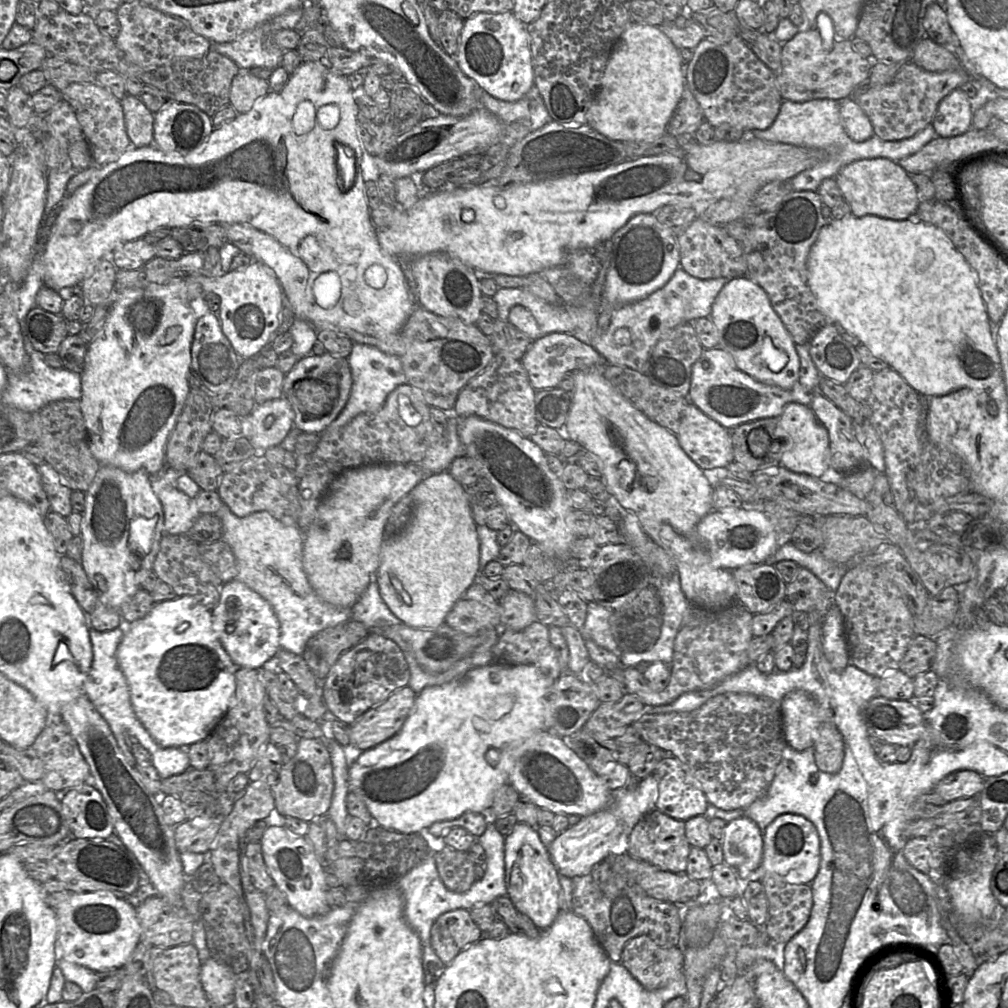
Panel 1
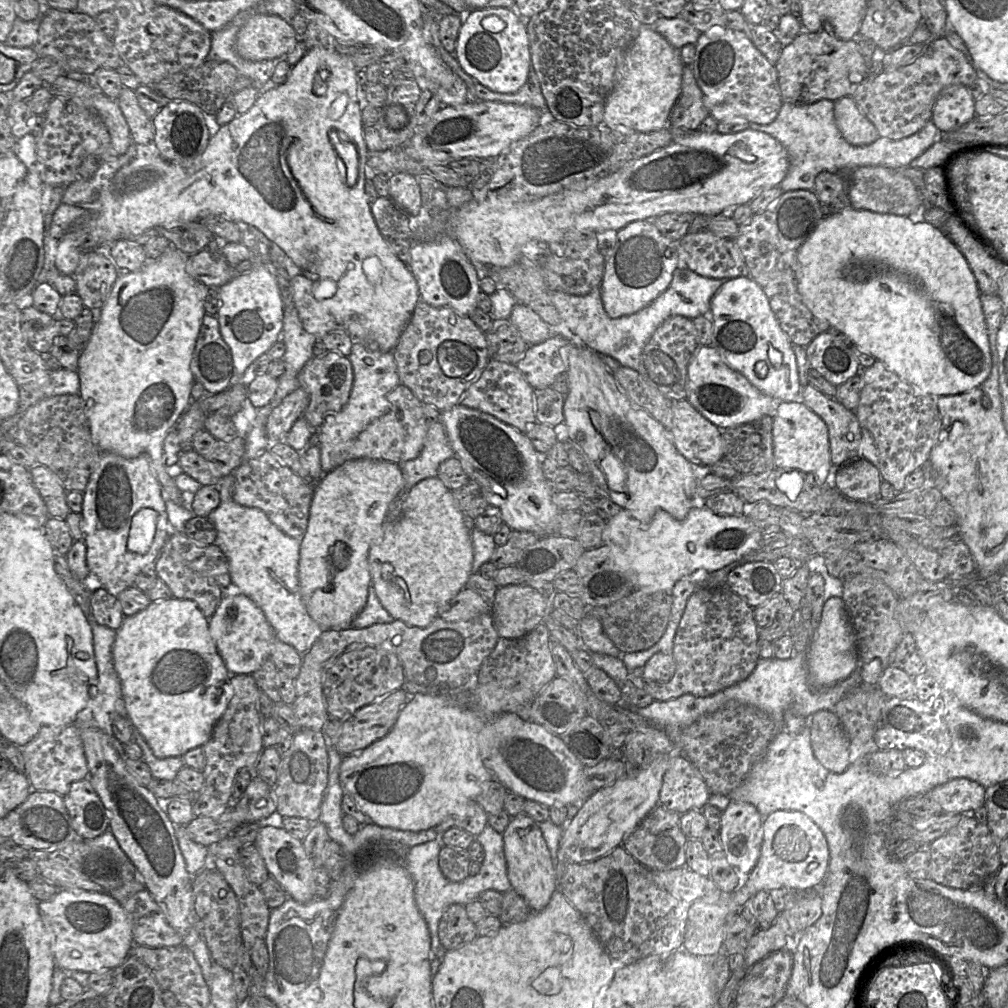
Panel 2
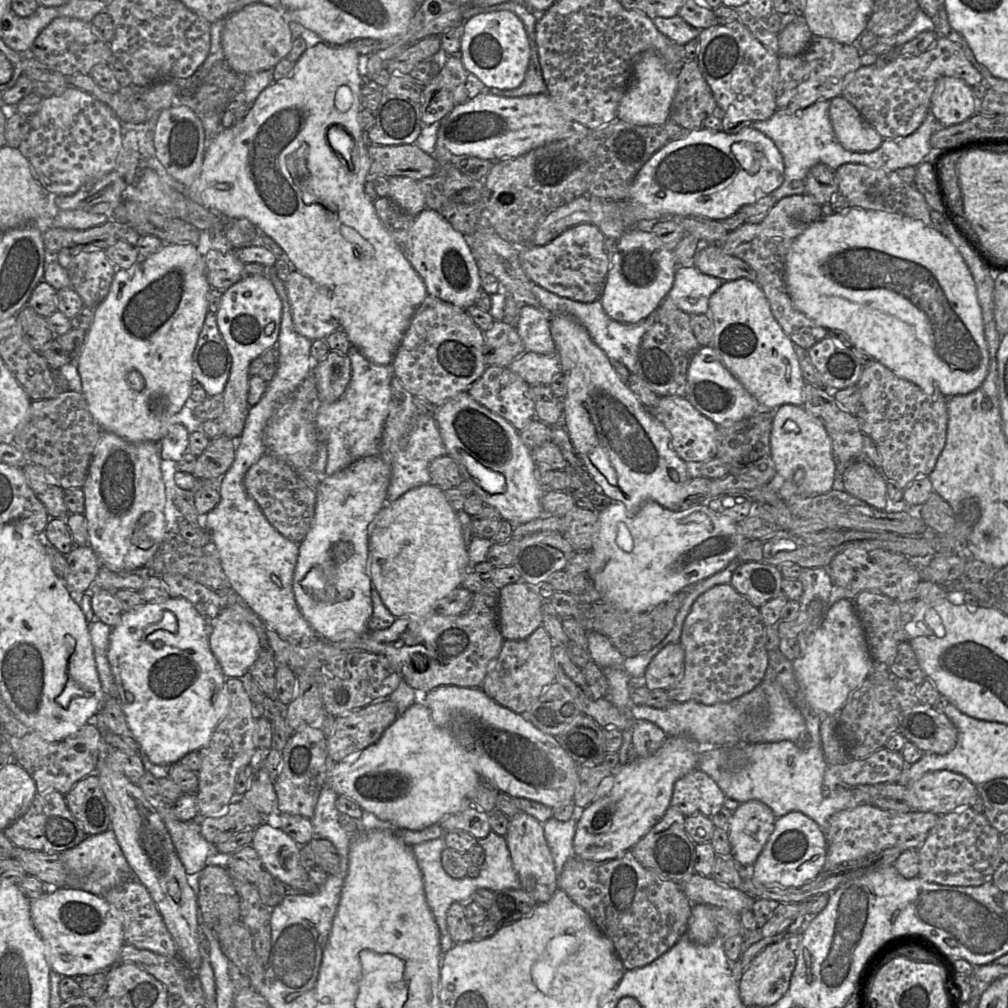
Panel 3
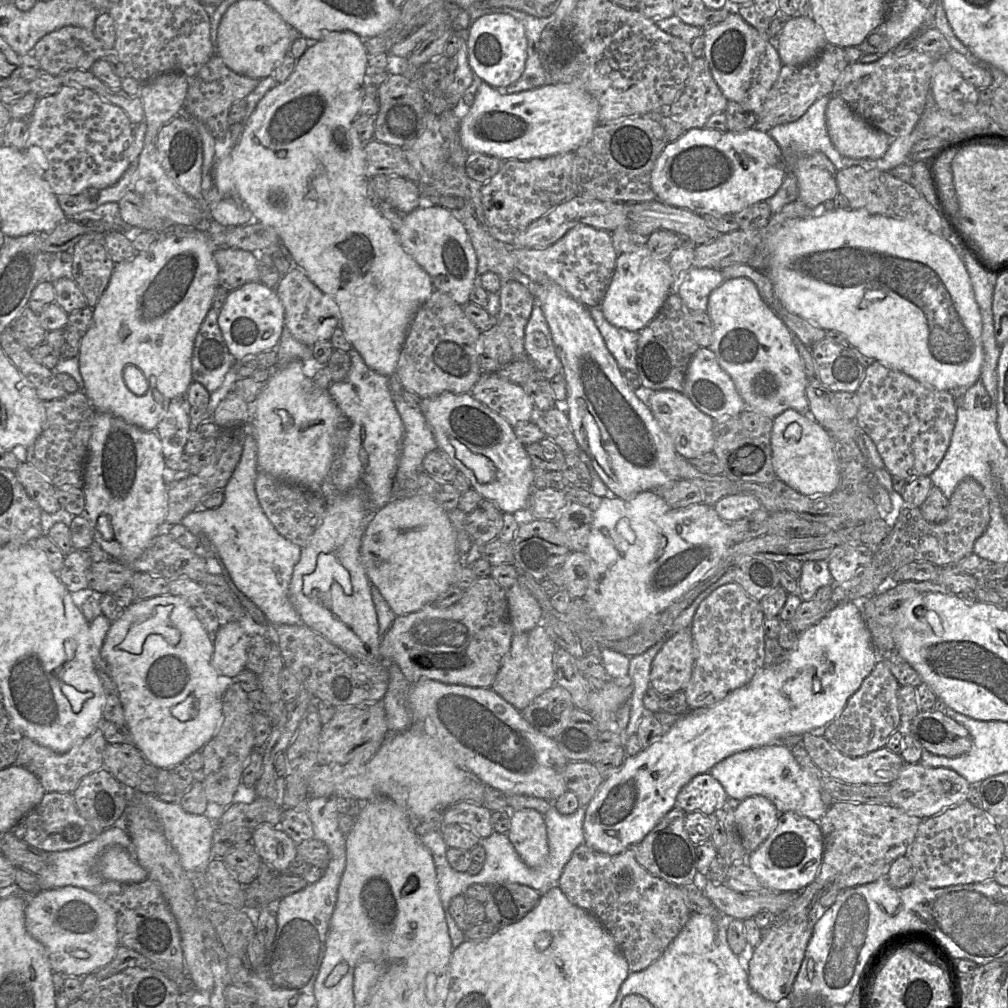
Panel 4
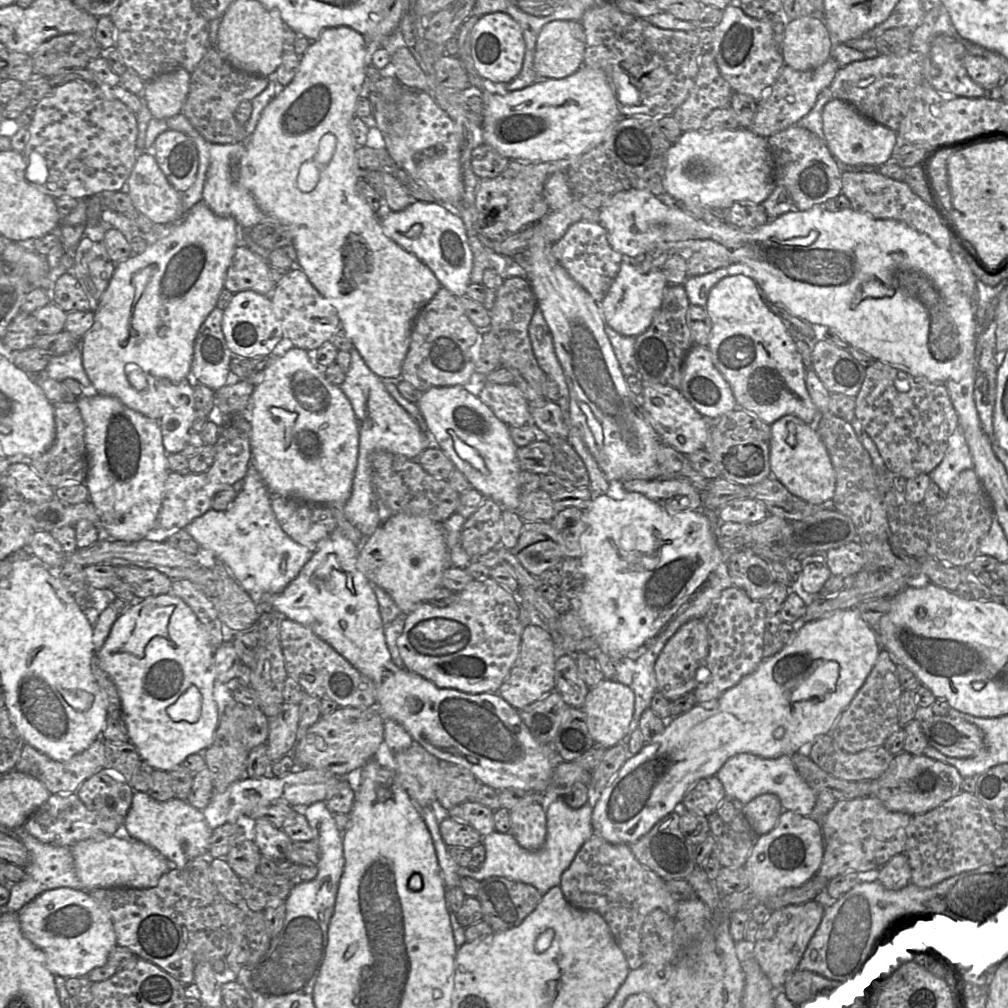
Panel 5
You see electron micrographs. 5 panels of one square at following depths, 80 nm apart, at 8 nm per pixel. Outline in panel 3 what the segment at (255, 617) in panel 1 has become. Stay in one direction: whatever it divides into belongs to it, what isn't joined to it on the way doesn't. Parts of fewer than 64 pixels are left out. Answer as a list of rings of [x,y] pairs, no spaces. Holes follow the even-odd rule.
[[[223,607],[210,626],[209,644],[226,678],[248,673],[261,650],[254,626],[230,607]]]

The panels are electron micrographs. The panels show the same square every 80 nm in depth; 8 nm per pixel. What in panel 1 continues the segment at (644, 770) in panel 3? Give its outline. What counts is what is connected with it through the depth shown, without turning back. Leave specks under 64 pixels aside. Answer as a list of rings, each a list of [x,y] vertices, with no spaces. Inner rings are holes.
[[[653,774],[643,778],[634,790],[623,787],[611,791],[612,801],[607,808],[581,817],[577,824],[568,826],[564,832],[558,834],[547,848],[559,874],[568,878],[587,875],[612,853],[627,853],[628,839],[633,828],[643,816],[655,809],[659,795],[658,781]]]

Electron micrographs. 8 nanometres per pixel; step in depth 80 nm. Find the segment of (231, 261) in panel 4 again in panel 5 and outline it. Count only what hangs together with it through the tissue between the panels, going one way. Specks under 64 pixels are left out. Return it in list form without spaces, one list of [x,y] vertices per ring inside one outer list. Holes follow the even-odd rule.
[[[237,245],[227,270],[224,288],[232,293],[252,290],[271,296],[277,283],[270,274],[270,264],[245,245]]]

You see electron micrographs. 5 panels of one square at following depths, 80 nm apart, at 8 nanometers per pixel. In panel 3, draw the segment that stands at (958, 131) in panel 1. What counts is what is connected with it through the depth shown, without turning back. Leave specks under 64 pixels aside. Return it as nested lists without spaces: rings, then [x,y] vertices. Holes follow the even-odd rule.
[[[941,77],[932,94],[930,111],[939,127],[960,124],[976,113],[972,87],[955,77]]]

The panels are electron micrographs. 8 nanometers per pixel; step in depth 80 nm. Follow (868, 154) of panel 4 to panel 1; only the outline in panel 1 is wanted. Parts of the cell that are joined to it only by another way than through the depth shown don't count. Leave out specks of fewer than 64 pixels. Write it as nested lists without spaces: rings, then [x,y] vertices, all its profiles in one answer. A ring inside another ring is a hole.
[[[854,98],[840,103],[840,116],[847,135],[855,142],[863,142],[874,135],[872,123]]]

